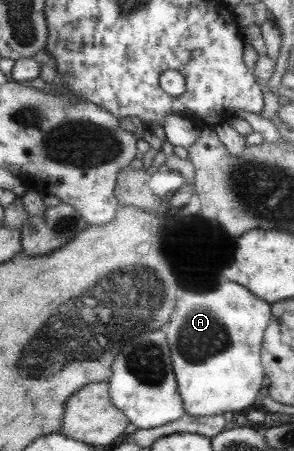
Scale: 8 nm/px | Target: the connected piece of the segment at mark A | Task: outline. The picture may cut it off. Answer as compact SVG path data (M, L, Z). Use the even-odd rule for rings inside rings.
M220 284L208 292L178 294L178 308L162 328L169 341L173 374L188 416L223 415L250 406L262 384L262 332L272 318L272 308L252 296L244 286Z

